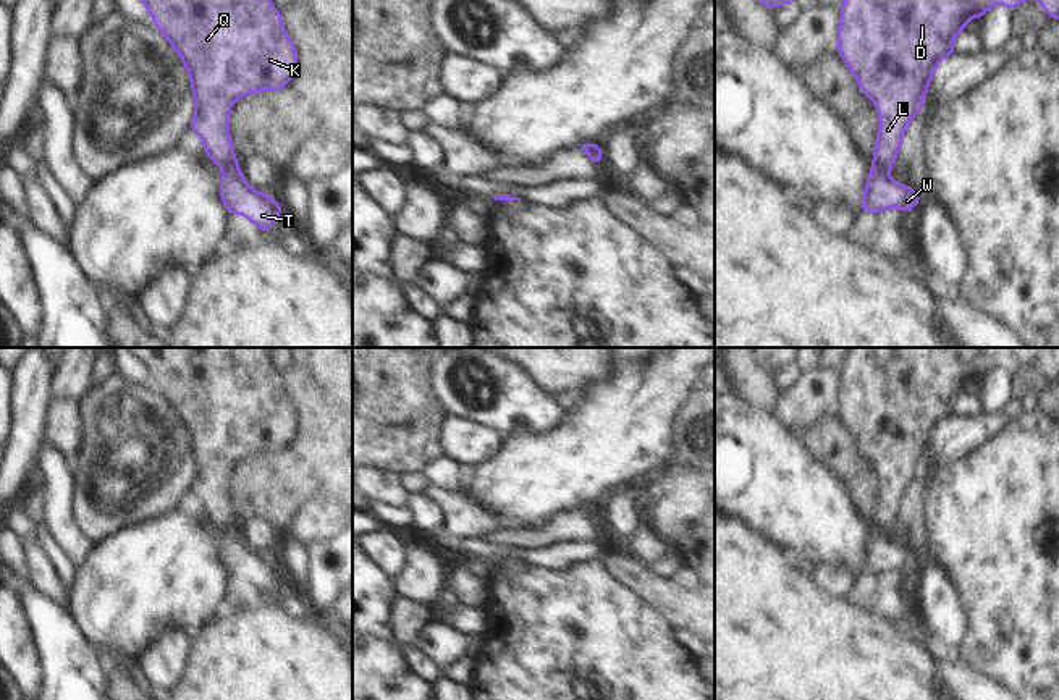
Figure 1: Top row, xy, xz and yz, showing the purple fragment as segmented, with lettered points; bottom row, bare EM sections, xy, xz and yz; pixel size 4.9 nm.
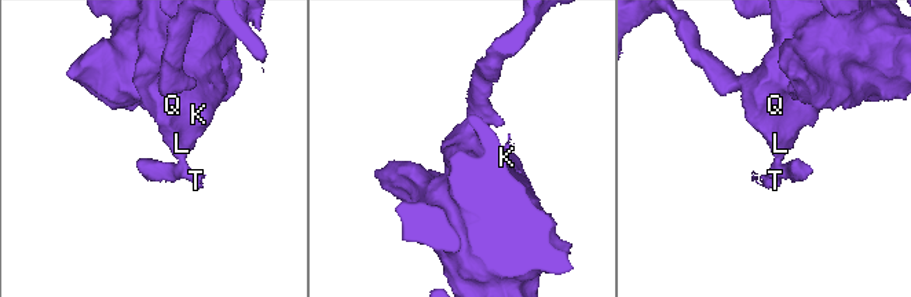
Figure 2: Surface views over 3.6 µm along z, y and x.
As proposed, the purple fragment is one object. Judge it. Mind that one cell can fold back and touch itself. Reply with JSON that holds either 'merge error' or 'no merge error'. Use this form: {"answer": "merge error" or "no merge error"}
{"answer": "merge error"}

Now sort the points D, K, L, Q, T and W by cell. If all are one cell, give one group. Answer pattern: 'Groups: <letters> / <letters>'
Groups: D K L Q / T W

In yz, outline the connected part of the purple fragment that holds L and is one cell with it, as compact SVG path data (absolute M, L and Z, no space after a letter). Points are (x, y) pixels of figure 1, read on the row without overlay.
M850 348L841 370L836 411L880 477L873 527L889 533L901 511L910 482L922 475L925 456L935 432L947 417L956 415L952 403L972 380L981 380L991 369L1002 365L1015 372L1027 359L1036 361L1044 373L1059 382L1059 348Z

